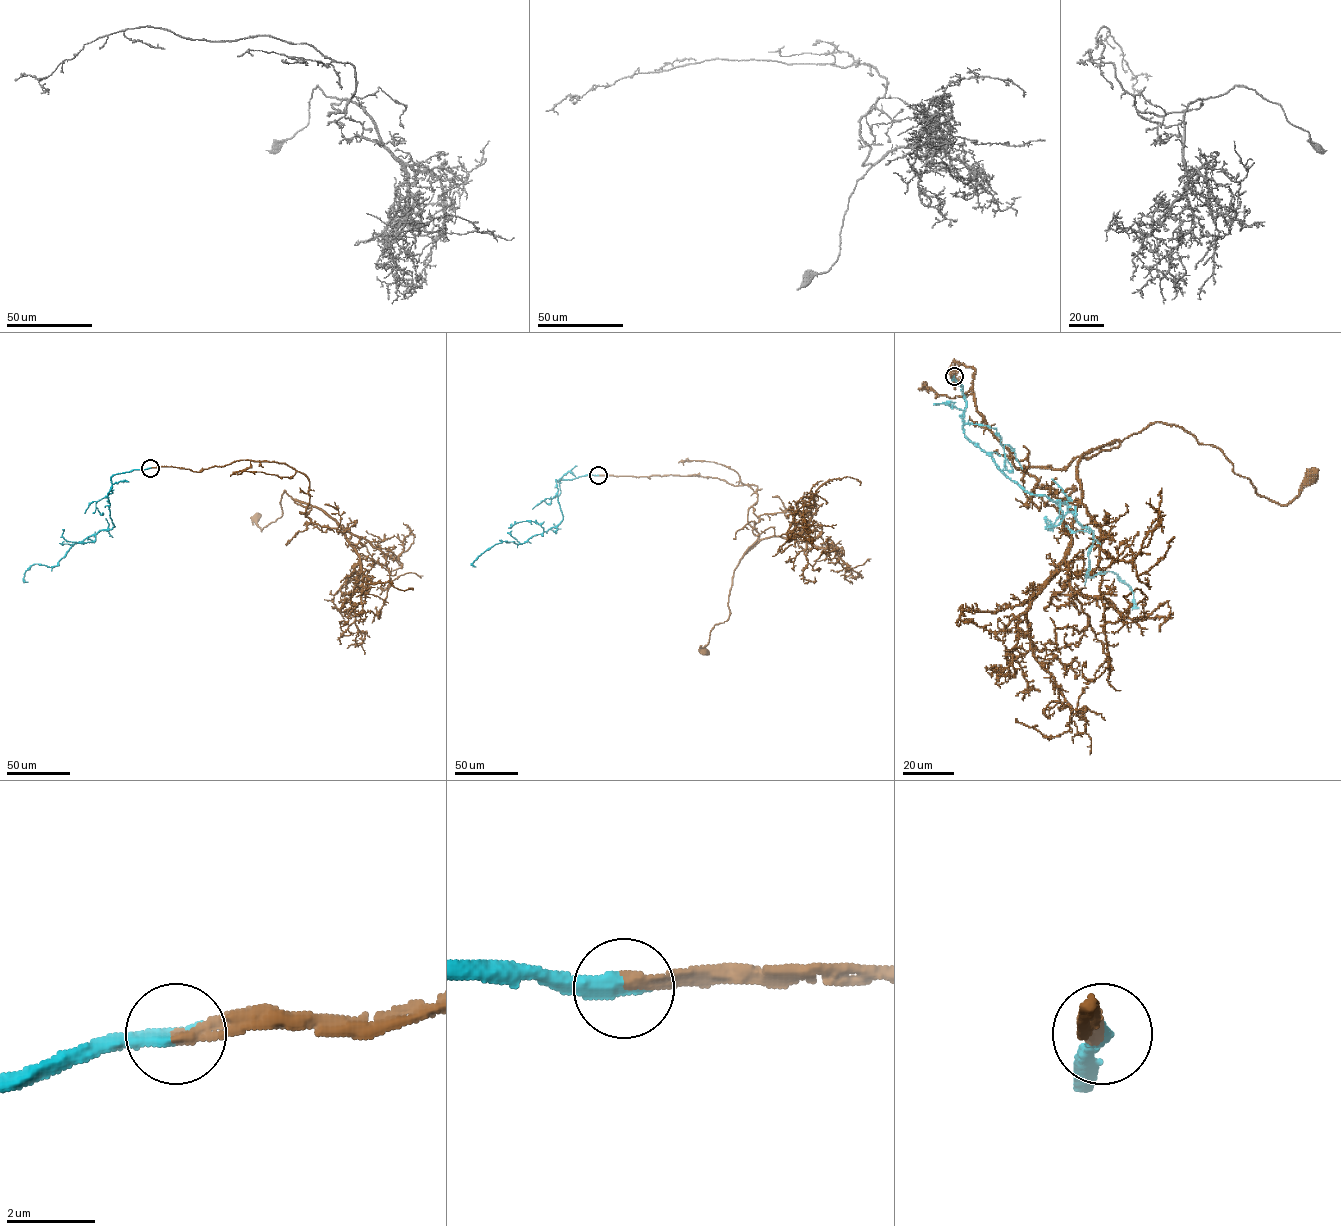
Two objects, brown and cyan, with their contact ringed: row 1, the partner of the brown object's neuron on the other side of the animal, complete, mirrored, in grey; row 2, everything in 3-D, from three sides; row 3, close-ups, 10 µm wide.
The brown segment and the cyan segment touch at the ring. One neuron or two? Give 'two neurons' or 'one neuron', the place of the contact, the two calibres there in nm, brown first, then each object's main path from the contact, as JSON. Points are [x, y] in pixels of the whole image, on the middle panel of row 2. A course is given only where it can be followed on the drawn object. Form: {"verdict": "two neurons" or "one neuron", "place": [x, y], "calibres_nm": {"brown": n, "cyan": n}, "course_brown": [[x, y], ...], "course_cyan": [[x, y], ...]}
{"verdict": "one neuron", "place": [598, 475], "calibres_nm": {"brown": 280, "cyan": 360}, "course_brown": [[598, 475], [699, 476], [757, 486], [747, 516], [759, 537], [735, 569], [730, 613], [714, 625], [705, 650]], "course_cyan": [[598, 475], [555, 480], [563, 520], [521, 544], [503, 541], [495, 544], [472, 563], [475, 566]]}

